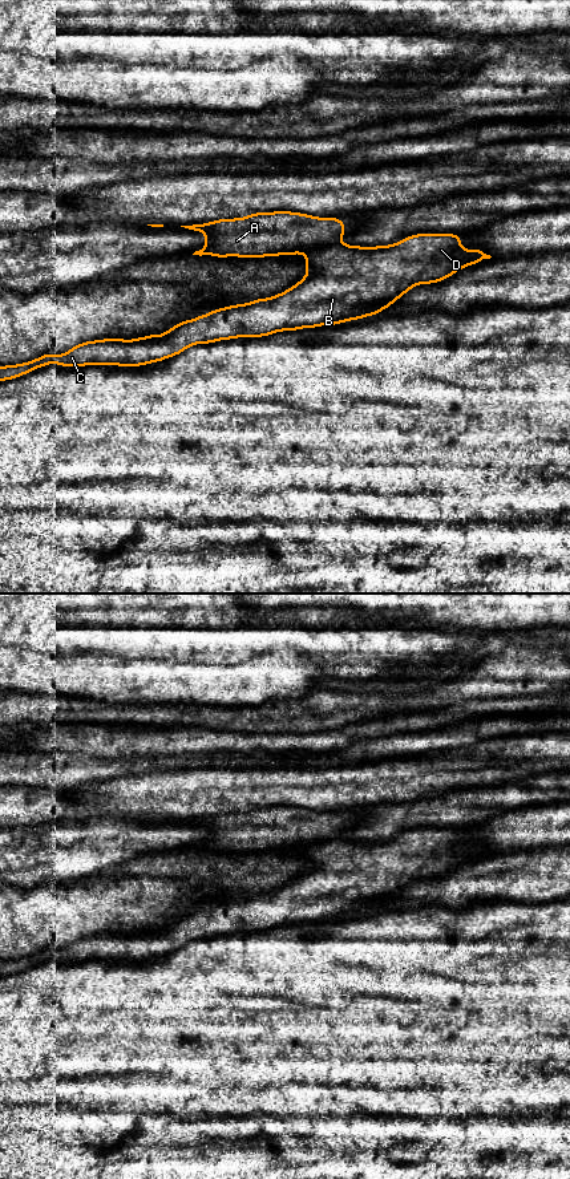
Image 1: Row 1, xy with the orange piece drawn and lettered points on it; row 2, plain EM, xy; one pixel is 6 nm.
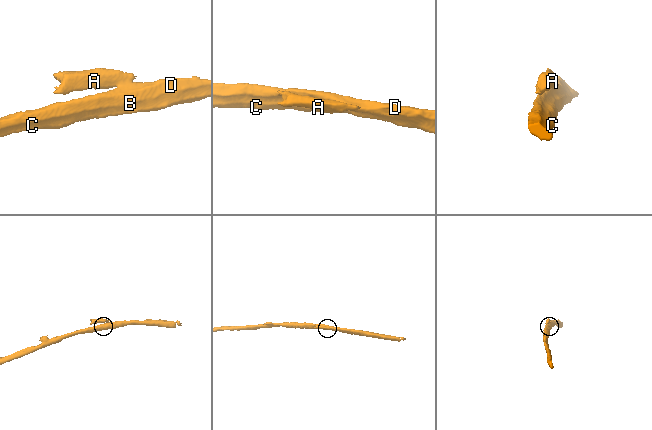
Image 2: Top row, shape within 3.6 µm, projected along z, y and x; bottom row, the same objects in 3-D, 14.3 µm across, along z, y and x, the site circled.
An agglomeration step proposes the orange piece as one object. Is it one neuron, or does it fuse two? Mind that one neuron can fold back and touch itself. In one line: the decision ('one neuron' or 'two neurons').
two neurons

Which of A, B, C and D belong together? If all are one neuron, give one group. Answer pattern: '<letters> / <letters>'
A / B C D

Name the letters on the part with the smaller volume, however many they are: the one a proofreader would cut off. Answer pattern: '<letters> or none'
A

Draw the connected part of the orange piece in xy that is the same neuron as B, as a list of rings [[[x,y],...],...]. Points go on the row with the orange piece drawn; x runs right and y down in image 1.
[[[415,234],[389,246],[348,246],[335,242],[304,252],[306,276],[291,288],[266,299],[217,308],[193,320],[183,320],[162,335],[145,337],[102,339],[74,345],[64,354],[45,353],[32,361],[0,366],[0,381],[21,377],[48,364],[60,366],[117,365],[141,366],[174,357],[195,344],[211,344],[237,337],[263,337],[275,332],[336,325],[379,315],[419,284],[438,283],[466,266],[477,264],[490,255],[481,248],[462,250],[457,234]]]

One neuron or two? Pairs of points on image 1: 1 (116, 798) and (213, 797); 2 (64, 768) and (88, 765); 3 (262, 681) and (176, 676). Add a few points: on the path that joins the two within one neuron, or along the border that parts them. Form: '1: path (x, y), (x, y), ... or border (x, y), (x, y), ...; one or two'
1: path (140, 797), (189, 797); one
2: path (69, 768), (83, 768); one
3: border (259, 663), (239, 665), (235, 669), (231, 705); two

